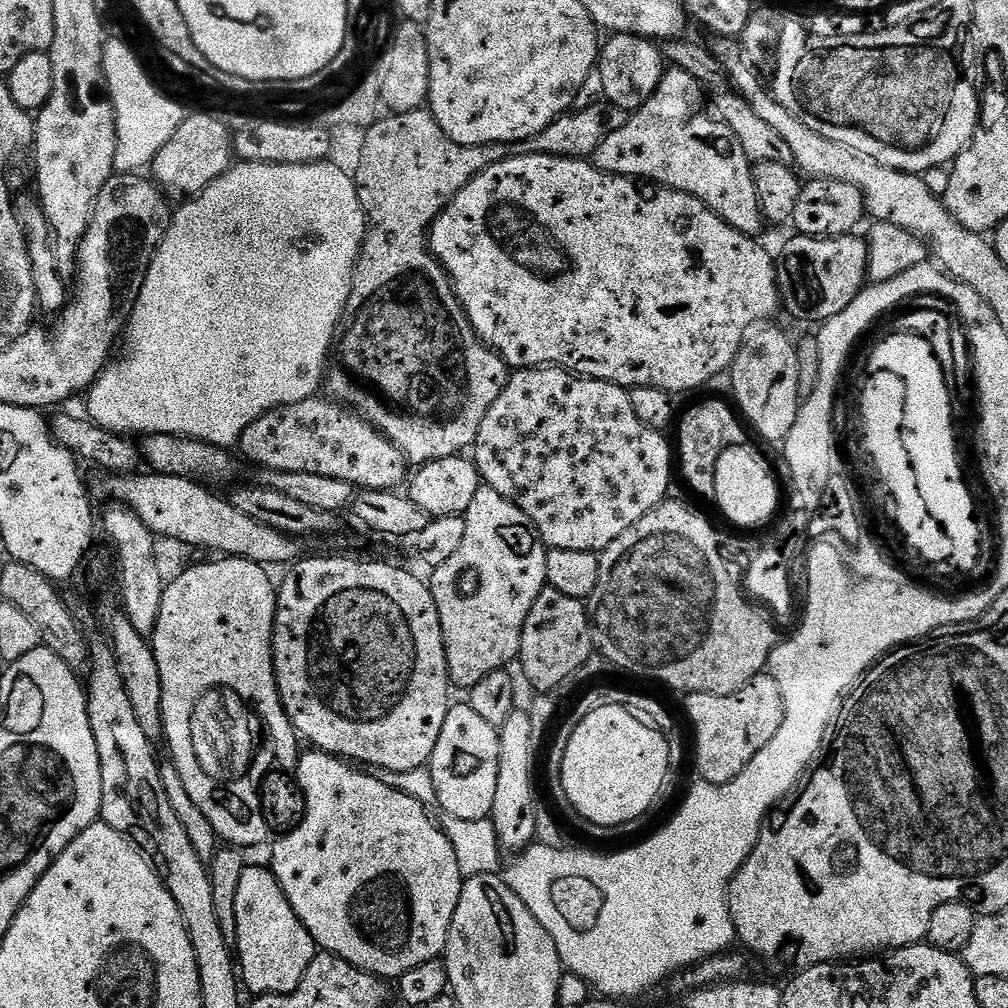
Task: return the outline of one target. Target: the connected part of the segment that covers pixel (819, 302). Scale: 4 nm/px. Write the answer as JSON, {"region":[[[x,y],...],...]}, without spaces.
{"region":[[[799,234],[793,235],[793,240],[788,240],[784,244],[784,249],[781,250],[780,256],[776,260],[776,285],[780,291],[780,302],[783,311],[789,312],[796,320],[801,320],[804,324],[813,324],[819,326],[827,324],[830,318],[834,318],[838,314],[842,314],[842,310],[850,308],[855,300],[858,299],[861,292],[865,291],[866,281],[868,280],[868,242],[867,239],[861,238],[859,235],[849,234],[846,236],[802,236]]]}

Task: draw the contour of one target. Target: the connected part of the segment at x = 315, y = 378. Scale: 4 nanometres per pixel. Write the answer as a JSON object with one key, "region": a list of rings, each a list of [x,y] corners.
{"region":[[[249,160],[236,162],[233,163],[226,174],[222,174],[213,184],[206,186],[206,190],[202,190],[194,197],[185,199],[183,203],[173,211],[172,223],[169,224],[166,234],[162,238],[162,242],[150,262],[150,270],[146,274],[144,285],[136,299],[136,305],[134,306],[132,315],[128,318],[126,339],[123,341],[123,344],[125,343],[124,361],[122,361],[121,364],[115,364],[115,362],[109,363],[104,371],[100,373],[100,377],[94,381],[92,387],[88,389],[86,393],[86,399],[88,399],[88,412],[86,411],[87,419],[97,424],[99,428],[104,428],[107,432],[117,433],[125,438],[186,436],[189,440],[201,440],[203,444],[212,444],[215,448],[228,450],[233,446],[239,445],[240,435],[246,430],[246,426],[250,426],[260,416],[265,416],[266,413],[272,412],[282,406],[294,406],[303,400],[313,399],[313,397],[319,393],[316,392],[319,388],[321,391],[322,385],[326,380],[326,365],[330,359],[332,337],[336,334],[336,328],[340,325],[340,319],[344,313],[344,307],[350,298],[352,275],[354,274],[356,263],[360,257],[360,247],[364,245],[364,235],[368,233],[368,220],[364,217],[362,202],[358,198],[355,179],[353,179],[349,173],[347,176],[338,165],[332,163],[333,162],[321,162],[319,164],[263,164],[262,162],[250,162]]]}

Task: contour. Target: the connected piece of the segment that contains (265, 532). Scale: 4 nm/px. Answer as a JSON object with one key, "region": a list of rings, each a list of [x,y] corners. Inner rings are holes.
{"region":[[[137,474],[134,476],[112,476],[108,492],[113,501],[123,507],[132,508],[157,537],[174,538],[188,543],[193,549],[209,548],[212,554],[223,554],[228,558],[249,560],[255,564],[291,566],[305,555],[305,541],[298,536],[287,536],[272,526],[254,522],[242,510],[233,506],[231,499],[215,496],[211,487],[187,476],[162,476],[159,474]]]}

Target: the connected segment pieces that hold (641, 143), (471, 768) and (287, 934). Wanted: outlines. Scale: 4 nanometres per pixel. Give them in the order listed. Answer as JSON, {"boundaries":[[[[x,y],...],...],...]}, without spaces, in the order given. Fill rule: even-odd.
{"boundaries":[[[[669,67],[653,96],[629,115],[622,130],[614,130],[614,134],[598,146],[594,163],[601,172],[609,172],[611,176],[626,176],[640,182],[653,180],[653,185],[690,194],[695,200],[702,201],[711,212],[718,213],[727,224],[737,228],[743,236],[759,237],[759,232],[766,228],[766,221],[760,215],[752,165],[748,163],[746,154],[742,154],[738,138],[734,138],[734,134],[730,134],[730,130],[715,115],[704,113],[704,99],[705,93],[693,76],[681,68]]],[[[466,702],[453,703],[446,714],[446,722],[442,722],[442,734],[438,734],[438,746],[434,746],[430,761],[437,805],[454,818],[489,819],[494,806],[494,790],[498,790],[499,757],[498,729],[474,714]]],[[[245,867],[241,880],[238,881],[238,898],[234,898],[234,914],[236,915],[236,934],[234,937],[234,952],[238,957],[238,972],[242,984],[252,994],[283,994],[293,992],[302,982],[302,974],[310,966],[310,962],[318,955],[314,938],[302,926],[298,914],[290,906],[286,894],[276,876],[267,867]]]]}

